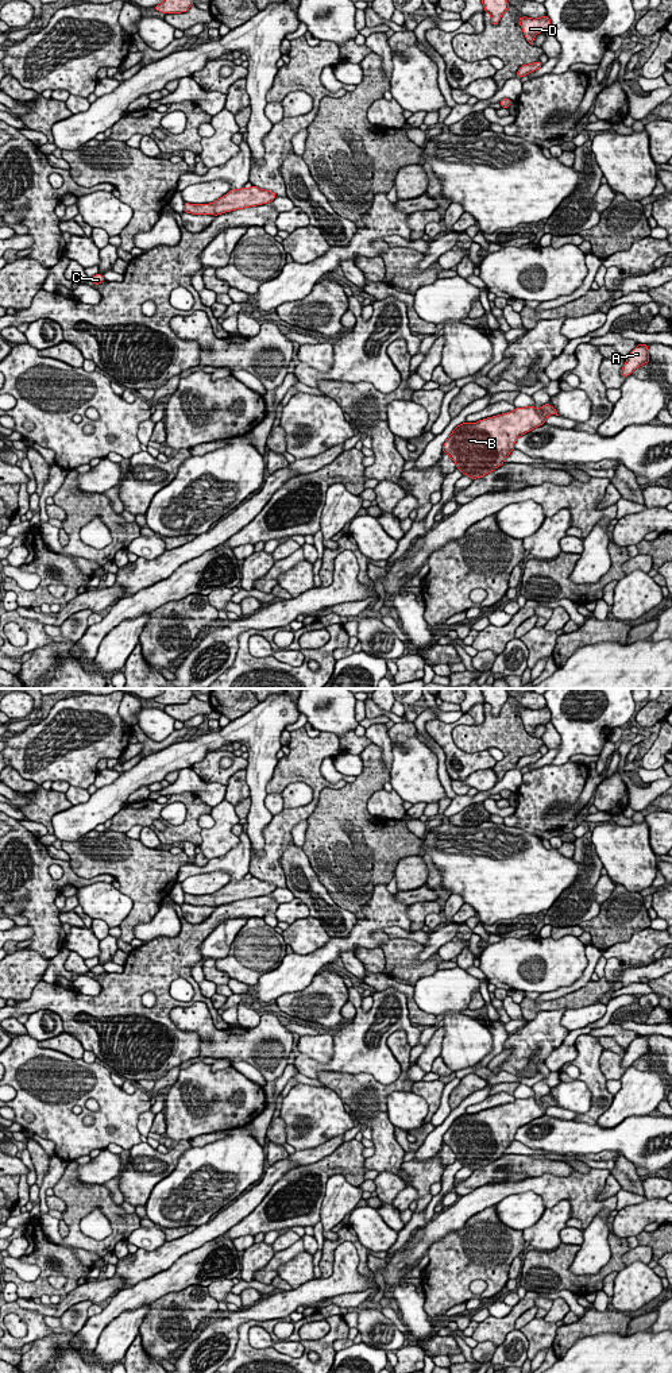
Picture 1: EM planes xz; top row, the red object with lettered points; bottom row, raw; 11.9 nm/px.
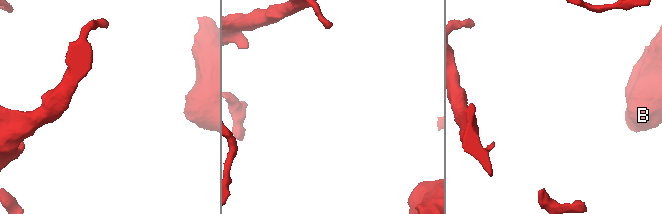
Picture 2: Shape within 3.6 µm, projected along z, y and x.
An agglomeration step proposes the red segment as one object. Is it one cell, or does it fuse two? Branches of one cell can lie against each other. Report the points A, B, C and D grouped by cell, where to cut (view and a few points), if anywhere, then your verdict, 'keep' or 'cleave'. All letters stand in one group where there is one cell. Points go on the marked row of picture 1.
A B C D; no cut; keep

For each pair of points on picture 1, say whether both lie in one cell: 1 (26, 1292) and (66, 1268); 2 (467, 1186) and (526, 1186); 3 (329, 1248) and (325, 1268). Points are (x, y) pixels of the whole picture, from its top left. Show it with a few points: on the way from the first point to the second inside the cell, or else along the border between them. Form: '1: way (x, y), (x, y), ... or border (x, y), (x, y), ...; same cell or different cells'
1: way (35, 1285), (50, 1271), (57, 1269); same cell
2: border (498, 1181), (478, 1186), (462, 1196); different cells
3: way (328, 1253), (327, 1262); same cell

